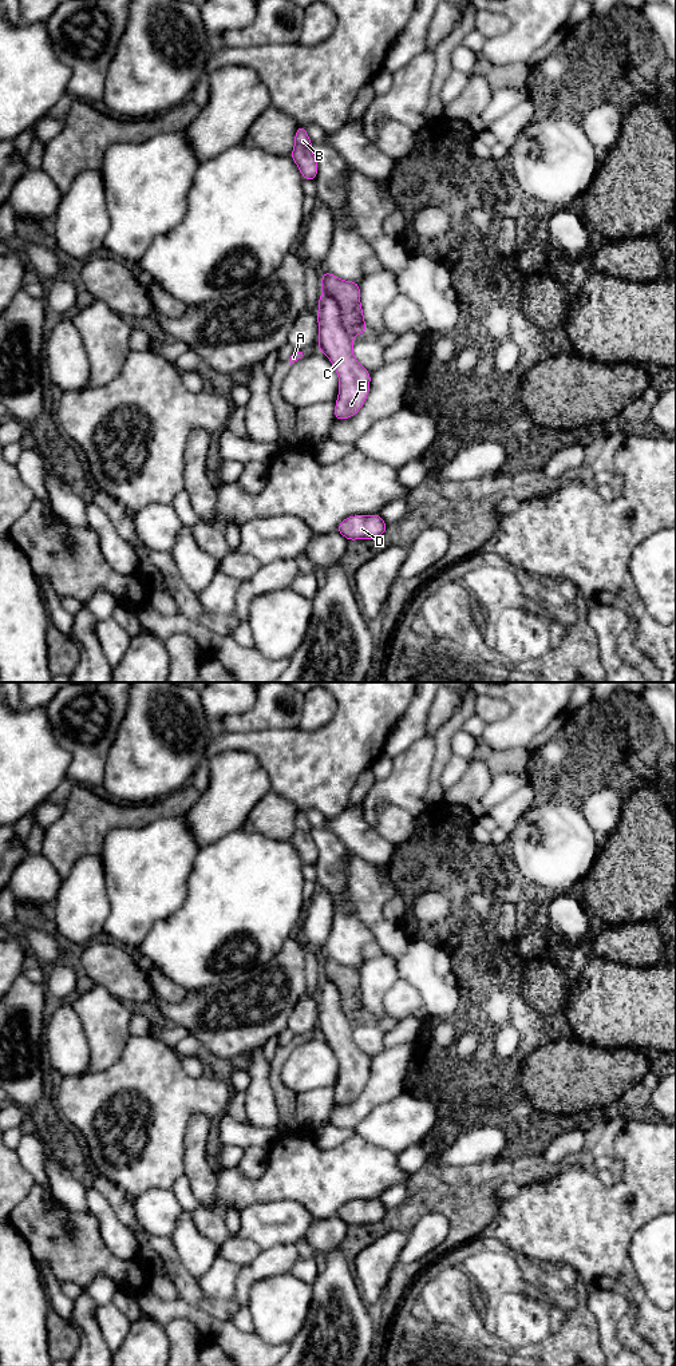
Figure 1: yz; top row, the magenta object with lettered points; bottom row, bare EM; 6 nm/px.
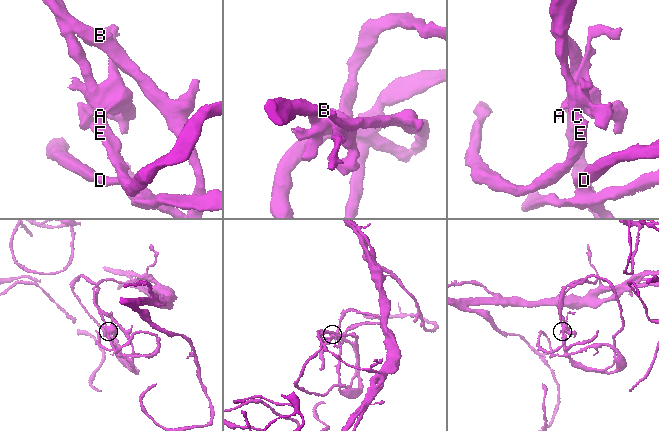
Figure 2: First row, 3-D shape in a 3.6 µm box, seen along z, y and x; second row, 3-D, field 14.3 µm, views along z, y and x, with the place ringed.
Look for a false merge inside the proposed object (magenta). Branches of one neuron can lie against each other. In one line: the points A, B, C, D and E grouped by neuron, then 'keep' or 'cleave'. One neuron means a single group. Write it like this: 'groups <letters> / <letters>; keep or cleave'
groups A / B C D E; cleave

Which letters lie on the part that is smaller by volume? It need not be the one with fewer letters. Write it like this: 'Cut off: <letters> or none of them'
Cut off: A

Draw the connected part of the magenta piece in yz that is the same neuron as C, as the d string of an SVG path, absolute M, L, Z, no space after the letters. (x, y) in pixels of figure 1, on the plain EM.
M324 977L319 983L317 1007L317 1033L331 1045L339 1061L335 1105L344 1105L363 1092L369 1077L371 1057L355 1044L355 1021L343 1013L337 987Z

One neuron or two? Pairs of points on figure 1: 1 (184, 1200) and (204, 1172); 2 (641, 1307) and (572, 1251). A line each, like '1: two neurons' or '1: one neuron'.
1: two neurons
2: one neuron

